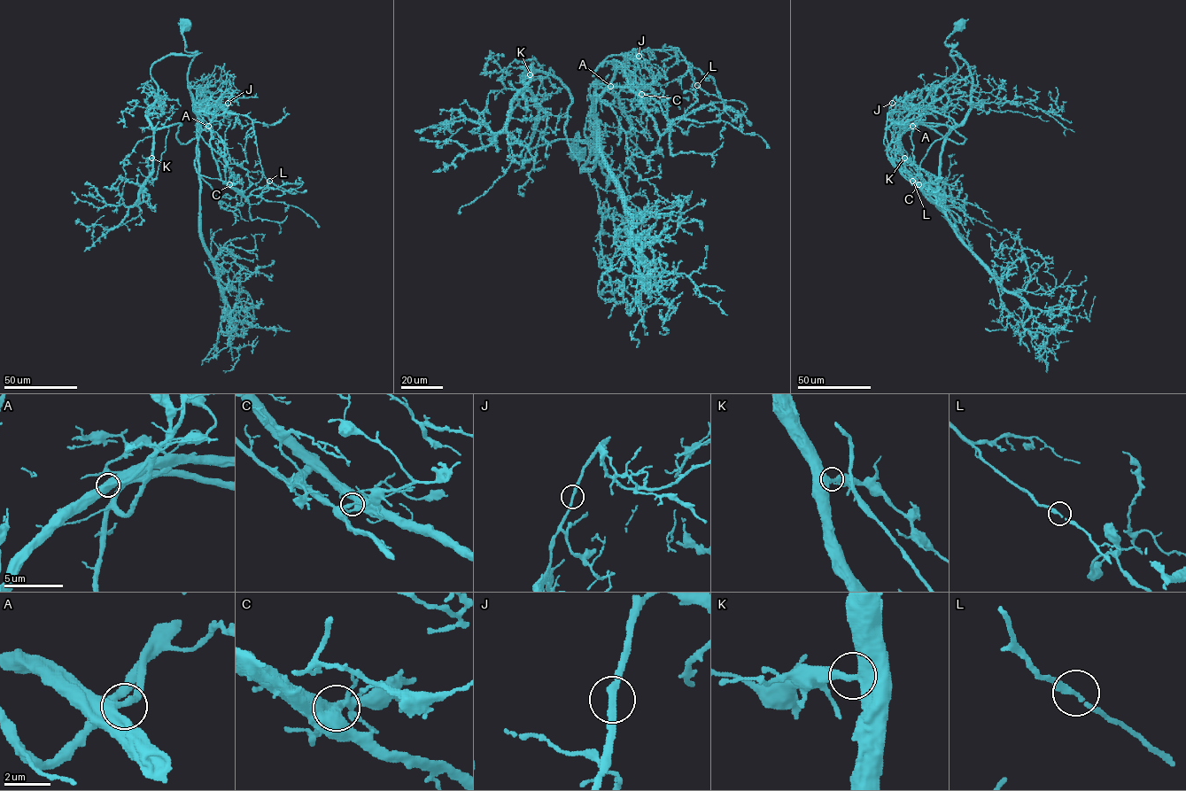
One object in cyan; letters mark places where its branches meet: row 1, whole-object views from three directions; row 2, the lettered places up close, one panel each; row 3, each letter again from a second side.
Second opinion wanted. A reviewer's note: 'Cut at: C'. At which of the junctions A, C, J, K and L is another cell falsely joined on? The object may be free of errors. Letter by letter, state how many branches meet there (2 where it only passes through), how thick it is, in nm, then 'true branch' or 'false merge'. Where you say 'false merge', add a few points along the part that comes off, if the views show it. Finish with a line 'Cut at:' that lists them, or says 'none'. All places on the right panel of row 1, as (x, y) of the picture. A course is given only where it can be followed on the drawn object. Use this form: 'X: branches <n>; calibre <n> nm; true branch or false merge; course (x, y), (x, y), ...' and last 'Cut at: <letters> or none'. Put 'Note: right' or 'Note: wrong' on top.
Note: wrong
A: branches 2; calibre 400 nm; true branch
C: branches 2; calibre 240 nm; true branch
J: branches 2; calibre 260 nm; true branch
K: branches 2; calibre 380 nm; true branch
L: branches 2; calibre 170 nm; true branch
Cut at: none

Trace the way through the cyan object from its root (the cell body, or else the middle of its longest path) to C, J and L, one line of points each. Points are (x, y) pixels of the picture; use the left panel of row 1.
C: (185, 26), (182, 33), (185, 50), (197, 51), (188, 73), (189, 89), (200, 125), (196, 170), (229, 184)
J: (185, 26), (196, 171), (244, 196), (299, 187), (265, 177), (252, 121), (228, 102)
L: (185, 26), (185, 50), (197, 51), (188, 73), (196, 171), (244, 196), (303, 182), (287, 191), (268, 181)

